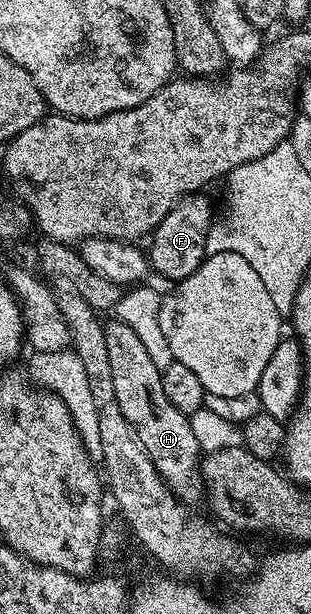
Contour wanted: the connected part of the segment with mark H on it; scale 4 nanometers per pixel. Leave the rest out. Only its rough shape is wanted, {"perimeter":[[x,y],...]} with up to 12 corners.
{"perimeter":[[118,318],[103,333],[113,394],[185,505],[205,489],[190,419]]}

